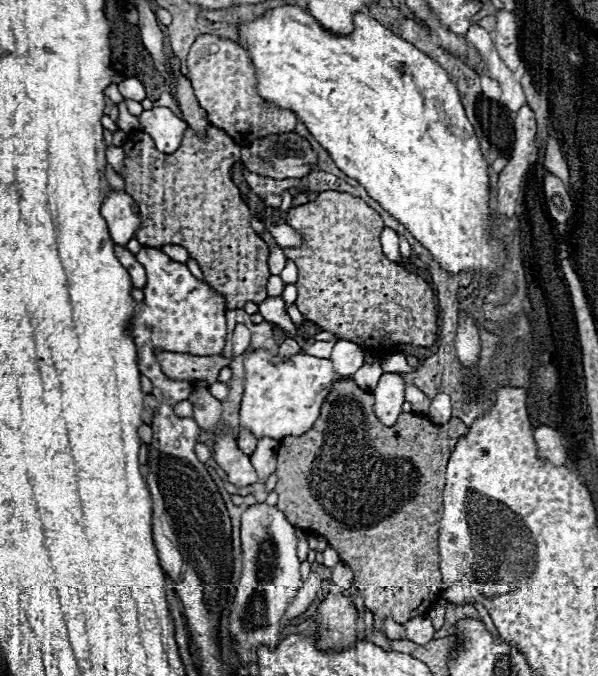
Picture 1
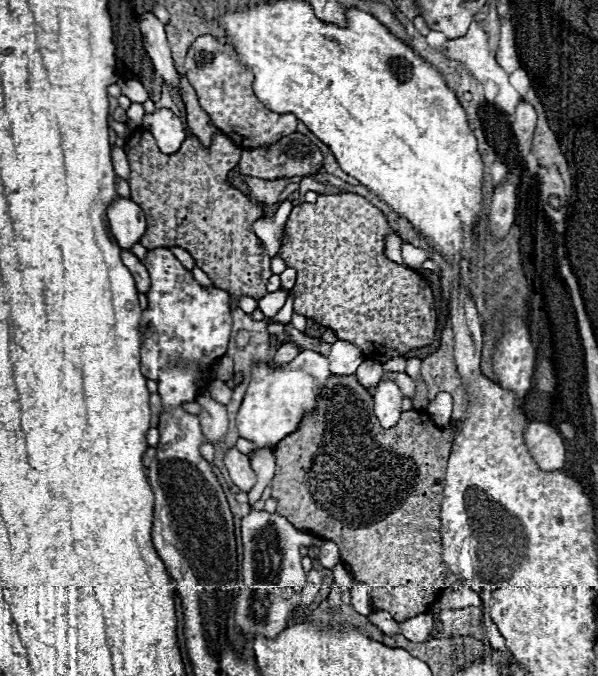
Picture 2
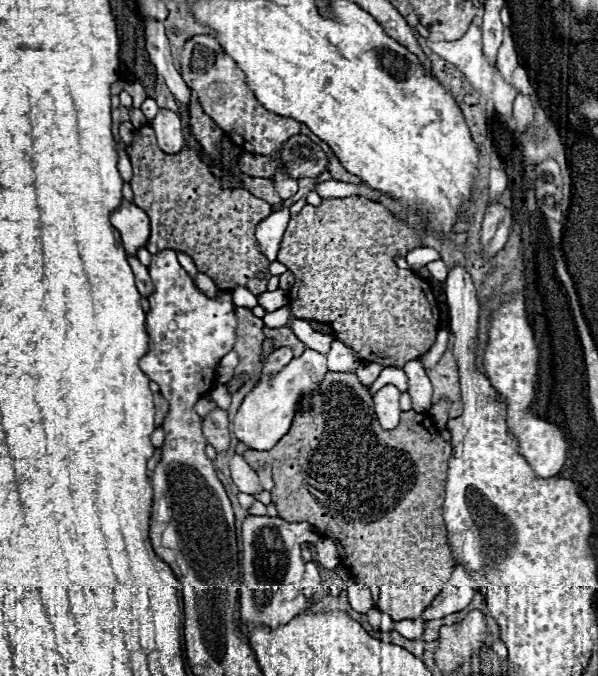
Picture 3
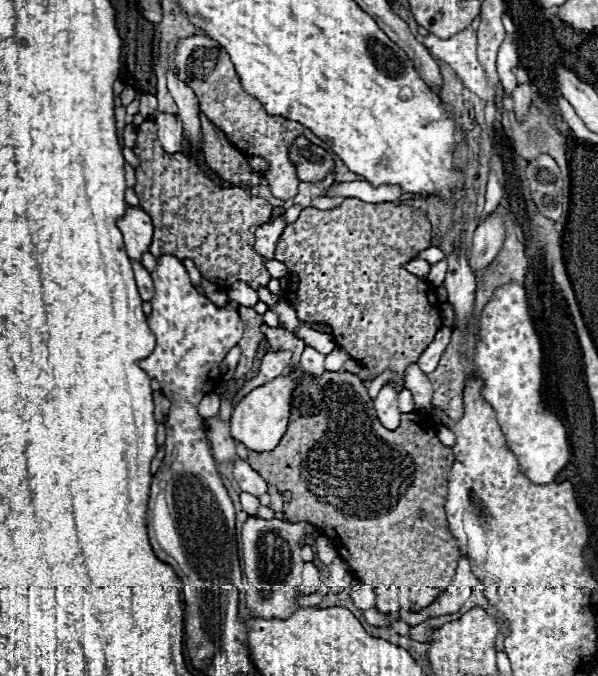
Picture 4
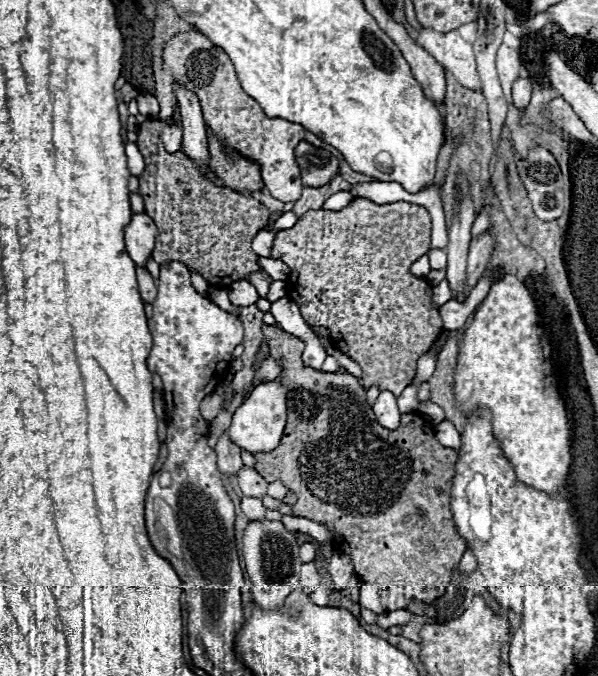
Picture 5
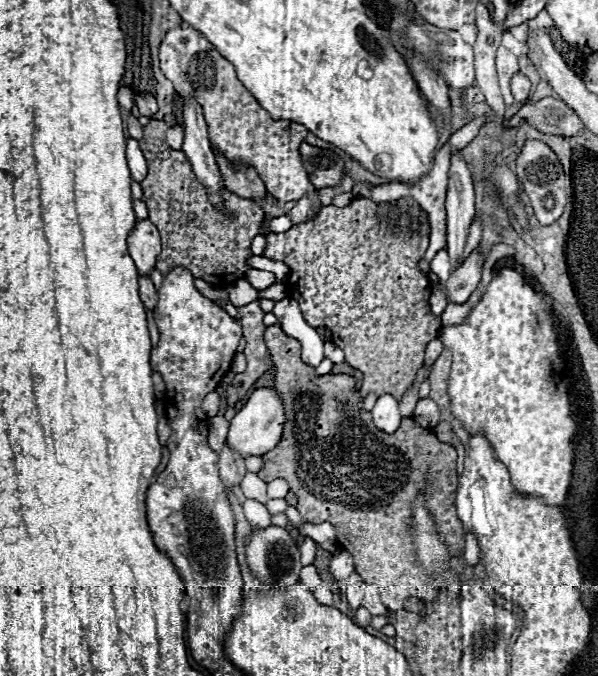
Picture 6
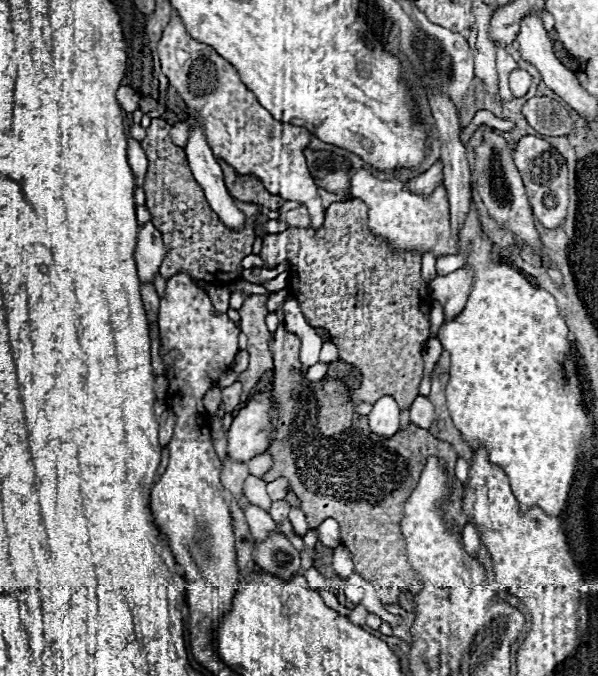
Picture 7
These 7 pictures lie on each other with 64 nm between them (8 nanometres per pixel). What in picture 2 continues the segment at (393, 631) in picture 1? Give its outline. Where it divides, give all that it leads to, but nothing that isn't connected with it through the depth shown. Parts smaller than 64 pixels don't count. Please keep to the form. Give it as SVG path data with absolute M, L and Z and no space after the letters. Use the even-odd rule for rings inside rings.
M370 612L370 614L368 614L368 620L370 620L374 626L378 626L384 634L390 634L390 636L400 634L400 626L390 618L388 612Z

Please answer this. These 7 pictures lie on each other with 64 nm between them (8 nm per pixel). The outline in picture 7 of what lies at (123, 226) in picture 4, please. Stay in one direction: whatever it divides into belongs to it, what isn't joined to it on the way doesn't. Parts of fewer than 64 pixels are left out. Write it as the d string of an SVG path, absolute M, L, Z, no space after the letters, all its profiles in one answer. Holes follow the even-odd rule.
M148 222L138 232L138 244L136 244L136 264L138 264L138 276L142 284L150 284L154 276L160 270L160 264L164 260L164 242L160 232Z

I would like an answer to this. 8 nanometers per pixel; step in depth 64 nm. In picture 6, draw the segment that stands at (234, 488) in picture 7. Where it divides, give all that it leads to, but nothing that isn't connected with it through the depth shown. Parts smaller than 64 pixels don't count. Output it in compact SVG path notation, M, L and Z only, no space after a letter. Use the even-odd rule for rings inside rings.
M228 446L222 448L220 452L220 478L224 482L226 488L234 488L240 484L240 478L244 478L246 474L246 466L244 466L244 458L238 456L234 450L230 450Z

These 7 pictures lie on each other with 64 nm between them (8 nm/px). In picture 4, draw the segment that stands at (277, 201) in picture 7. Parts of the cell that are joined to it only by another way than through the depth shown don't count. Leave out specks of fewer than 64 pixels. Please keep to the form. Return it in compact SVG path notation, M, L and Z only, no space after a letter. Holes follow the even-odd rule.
M200 114L202 122L202 150L204 150L204 160L206 164L226 182L232 186L258 186L260 184L260 174L248 166L246 156L240 156L240 150L236 150L228 138L212 126L204 114Z

